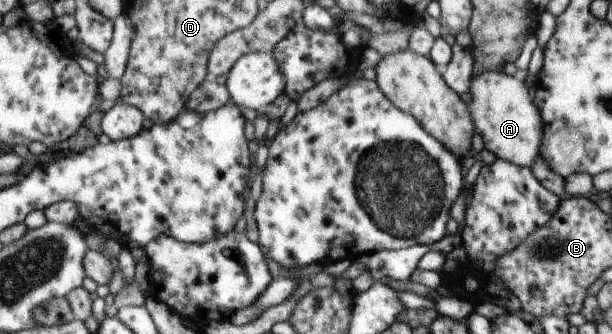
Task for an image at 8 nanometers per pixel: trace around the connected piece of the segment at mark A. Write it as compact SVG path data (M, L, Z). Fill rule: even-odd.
M483 71L473 74L469 79L469 117L473 120L474 129L480 136L483 147L493 153L496 158L513 162L515 165L529 168L539 156L539 143L541 143L541 117L537 107L533 105L532 92L525 87L521 77L513 79L513 76L503 75L499 71Z

